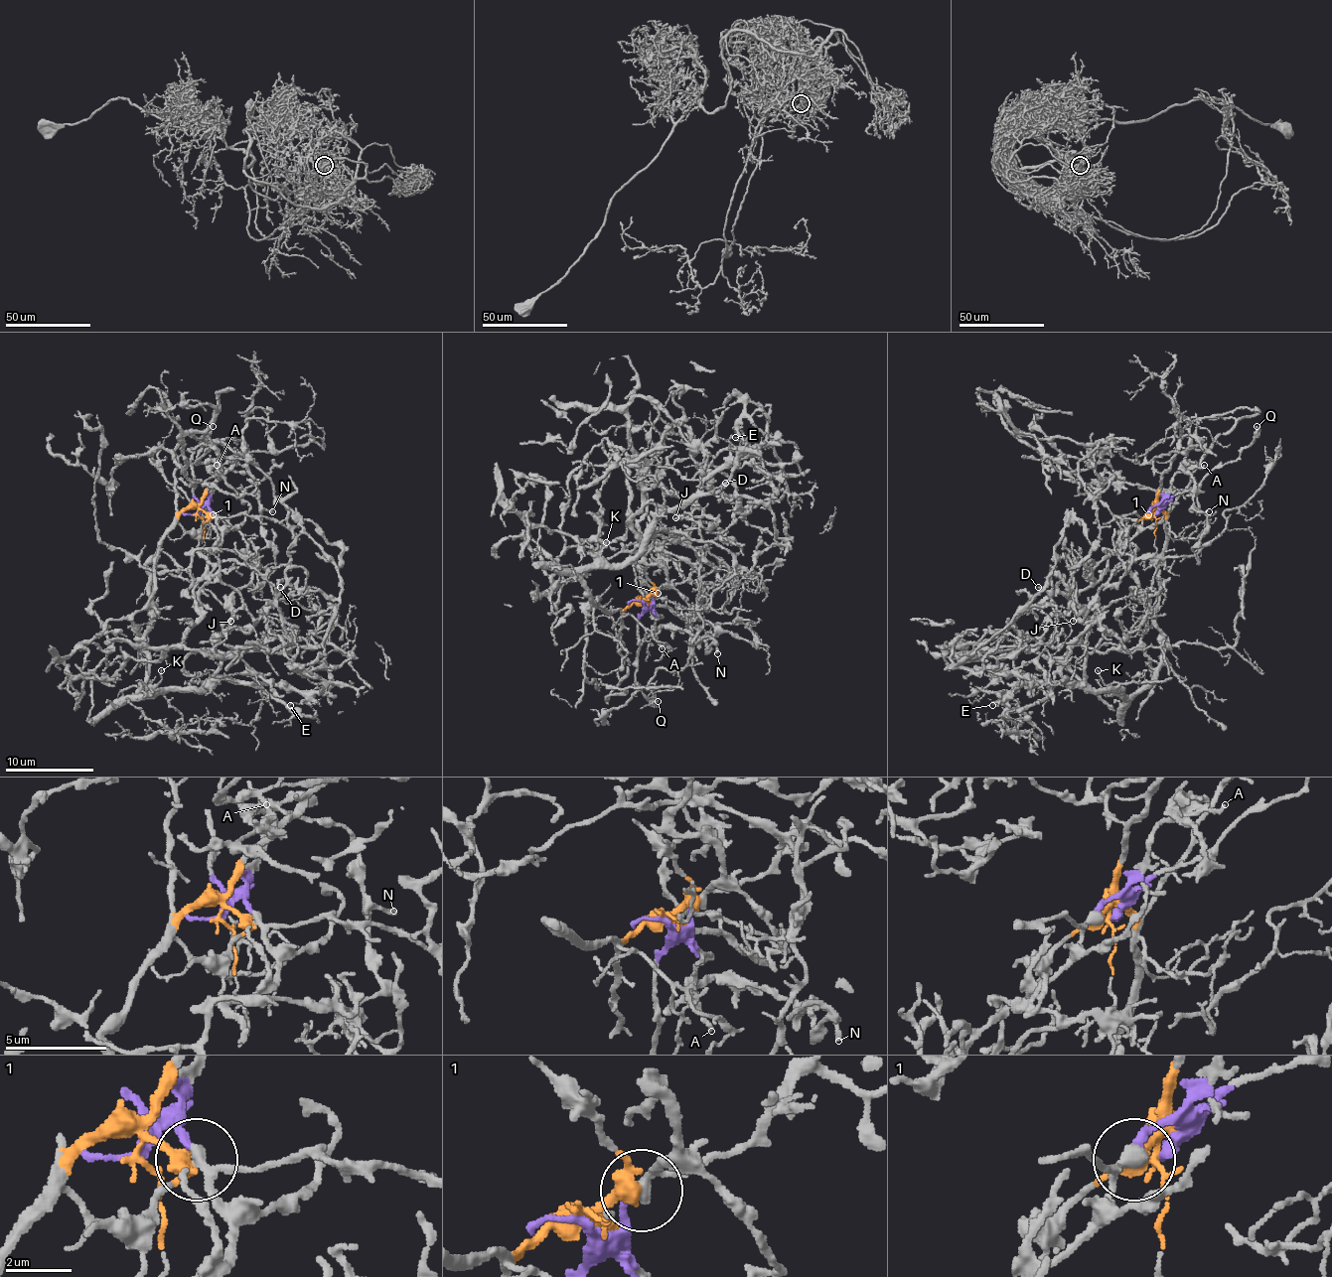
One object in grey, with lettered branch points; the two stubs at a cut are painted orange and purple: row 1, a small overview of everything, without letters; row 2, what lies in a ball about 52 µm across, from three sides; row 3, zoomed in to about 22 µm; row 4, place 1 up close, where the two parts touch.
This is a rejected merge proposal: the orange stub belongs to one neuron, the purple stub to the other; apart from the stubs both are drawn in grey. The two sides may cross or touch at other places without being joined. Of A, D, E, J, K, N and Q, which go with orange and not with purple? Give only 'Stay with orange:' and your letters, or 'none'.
Stay with orange: E, K

